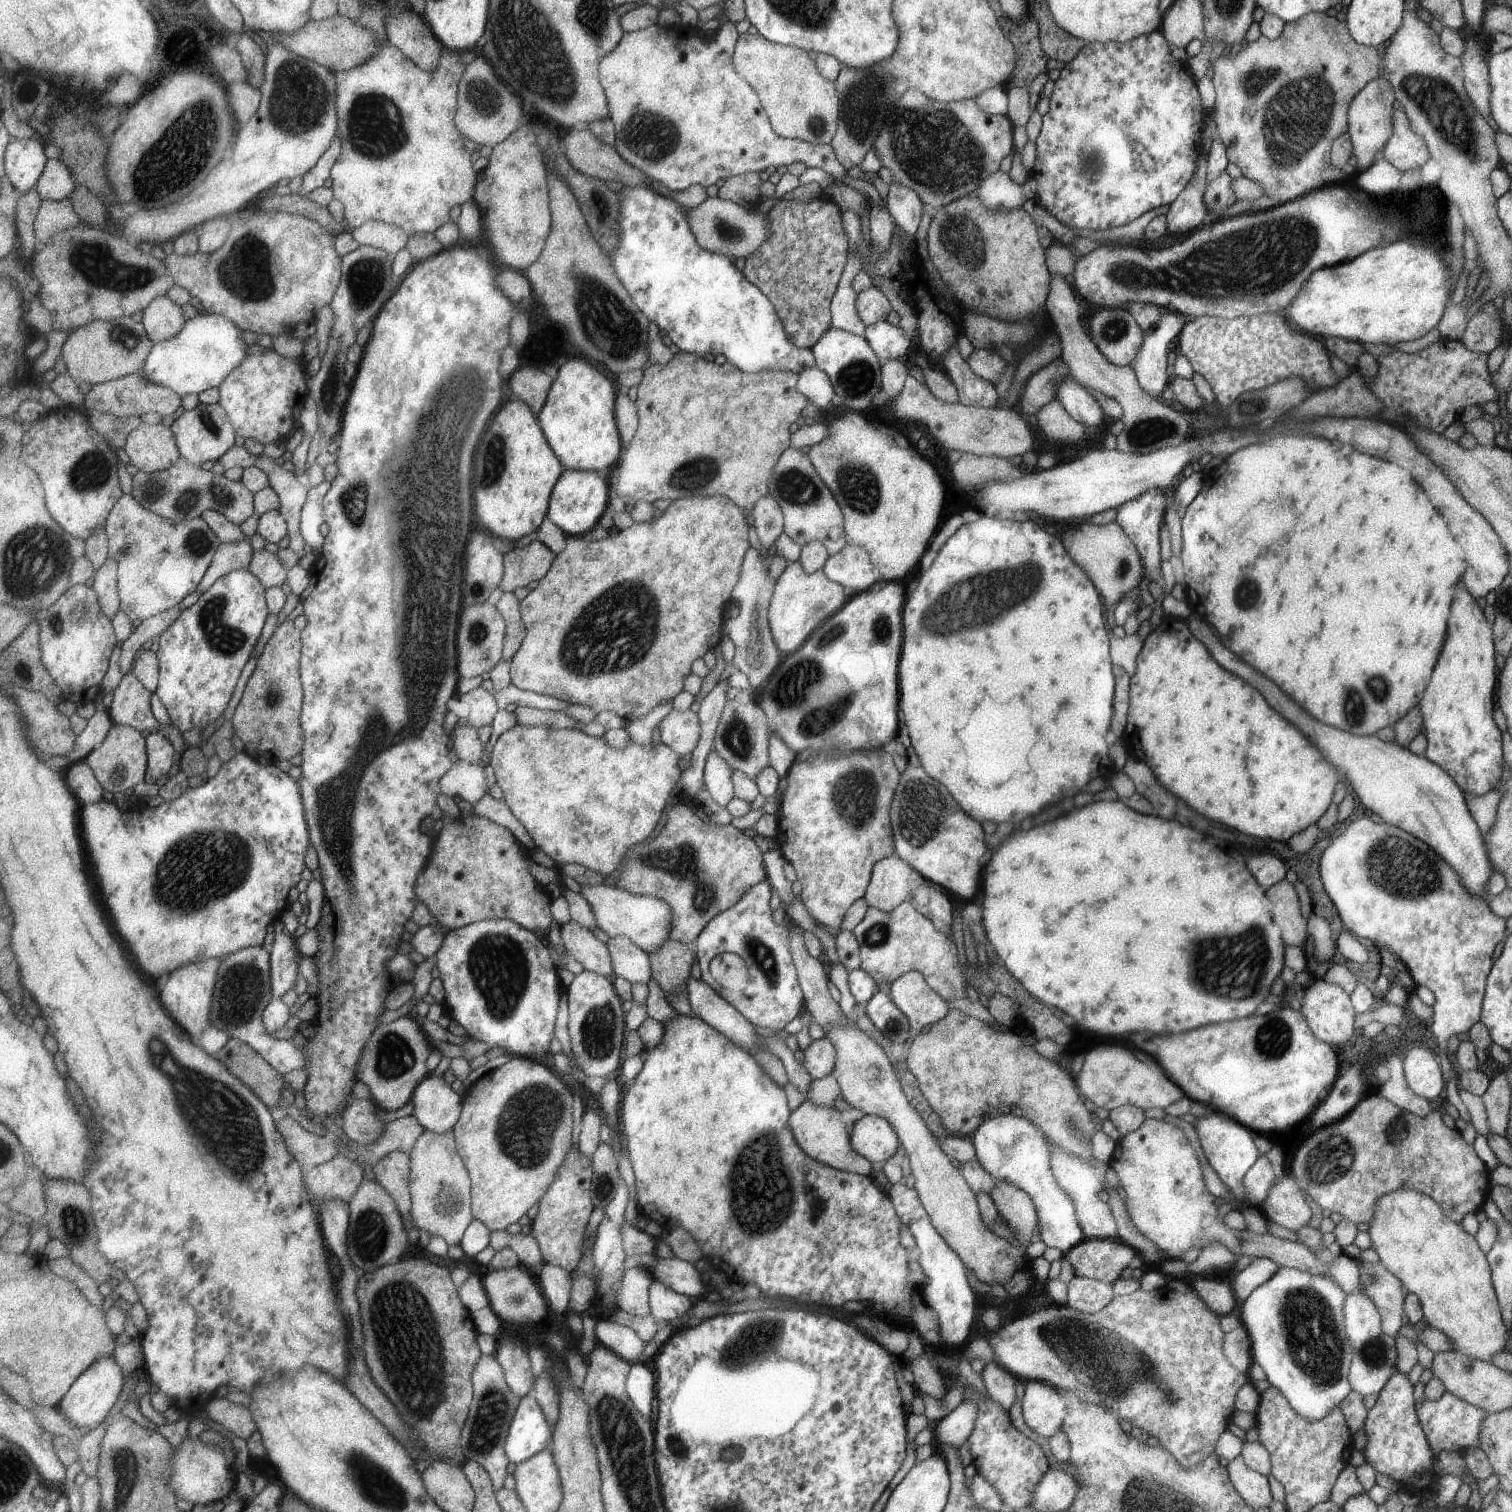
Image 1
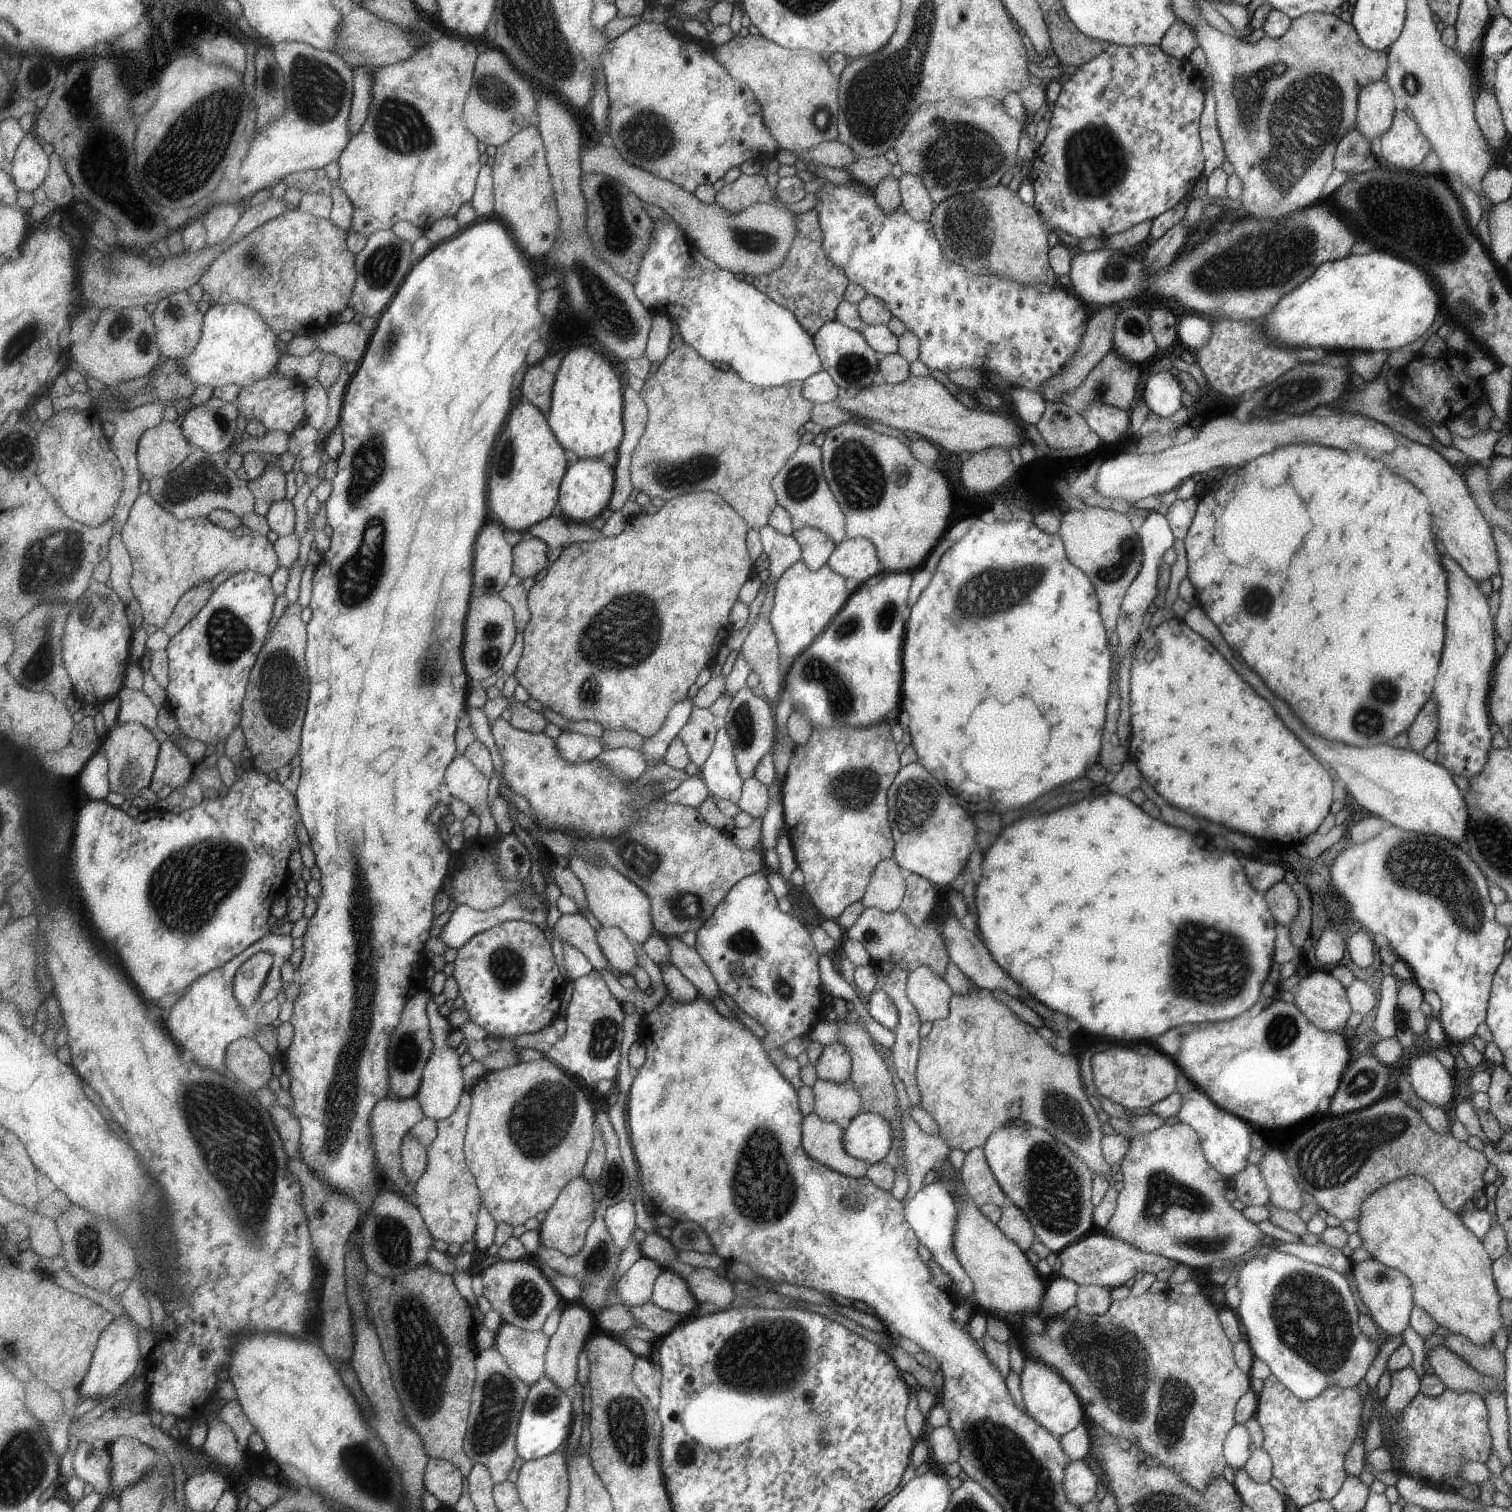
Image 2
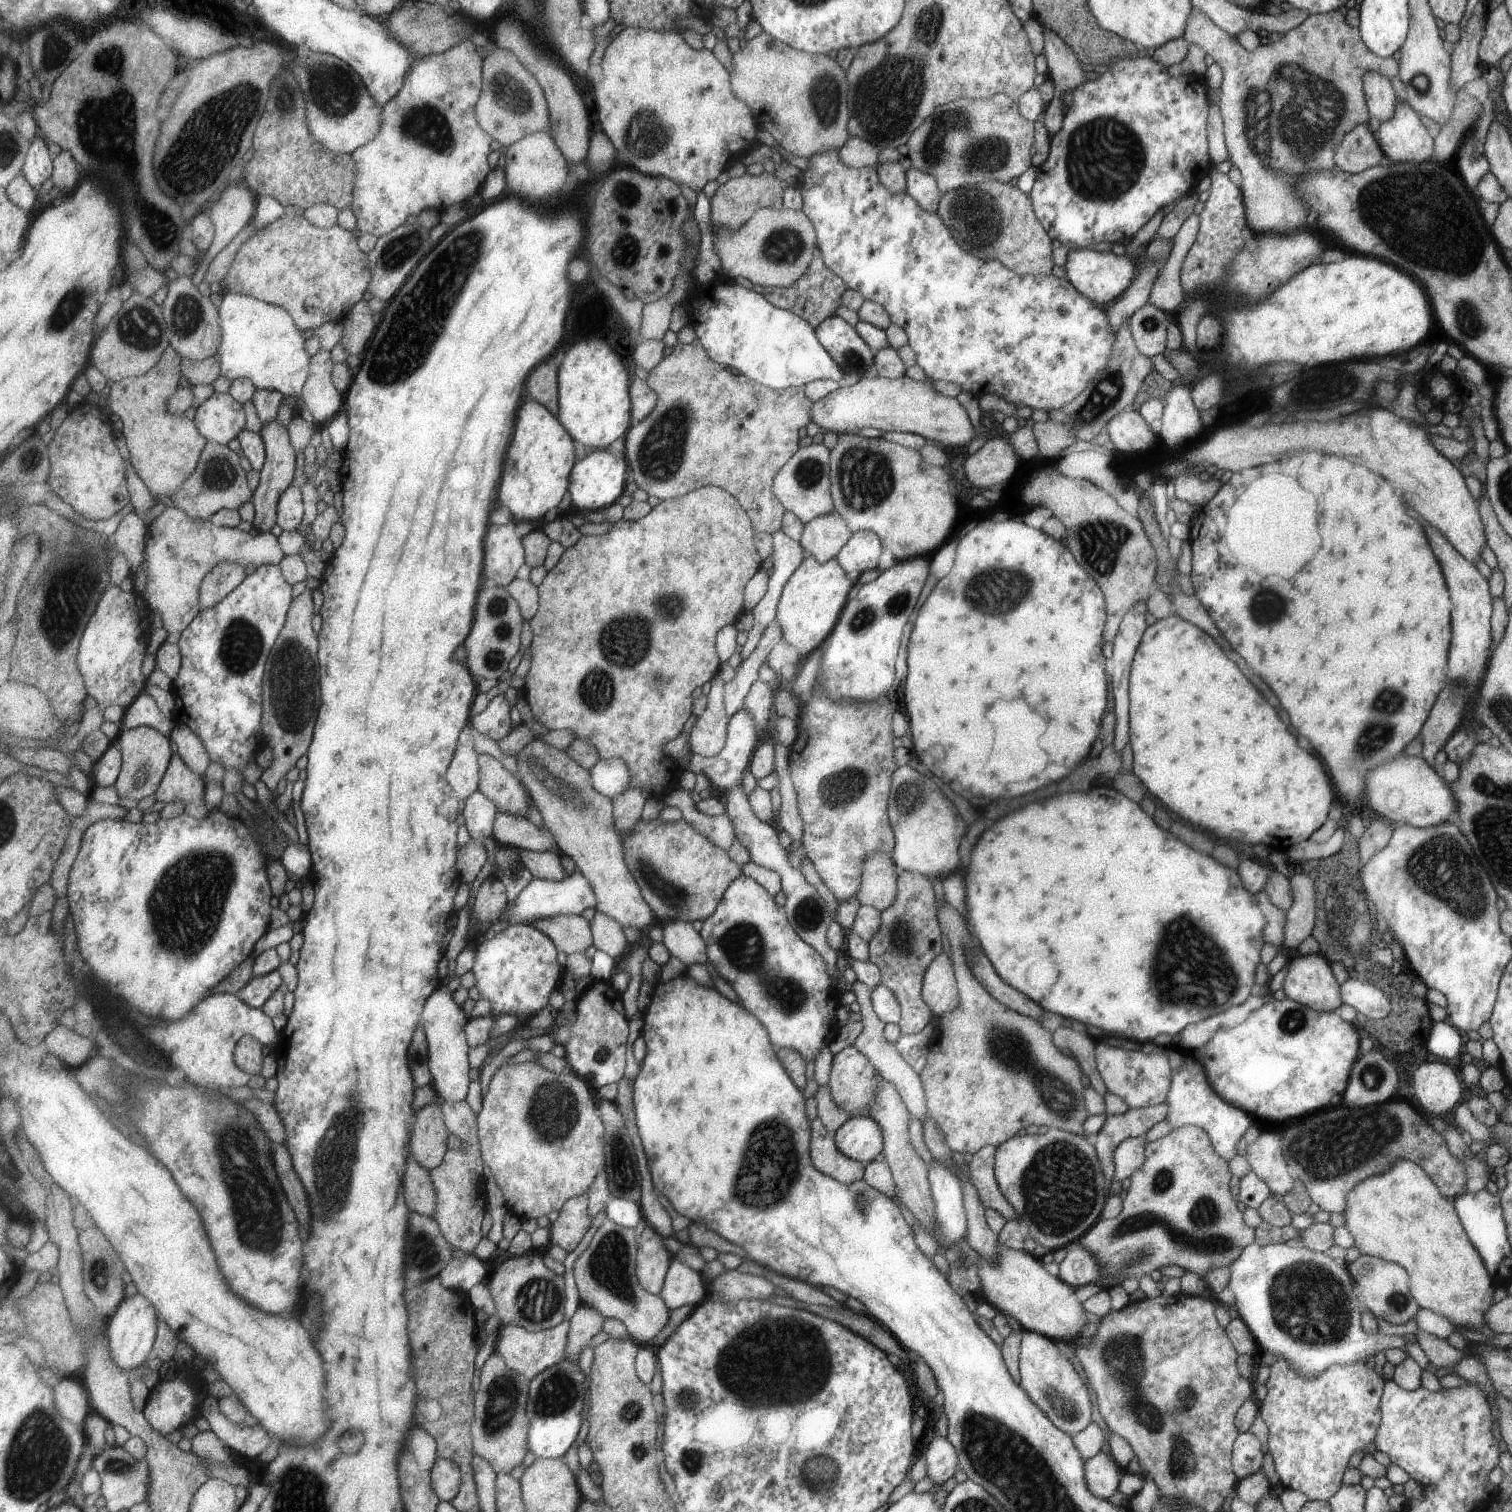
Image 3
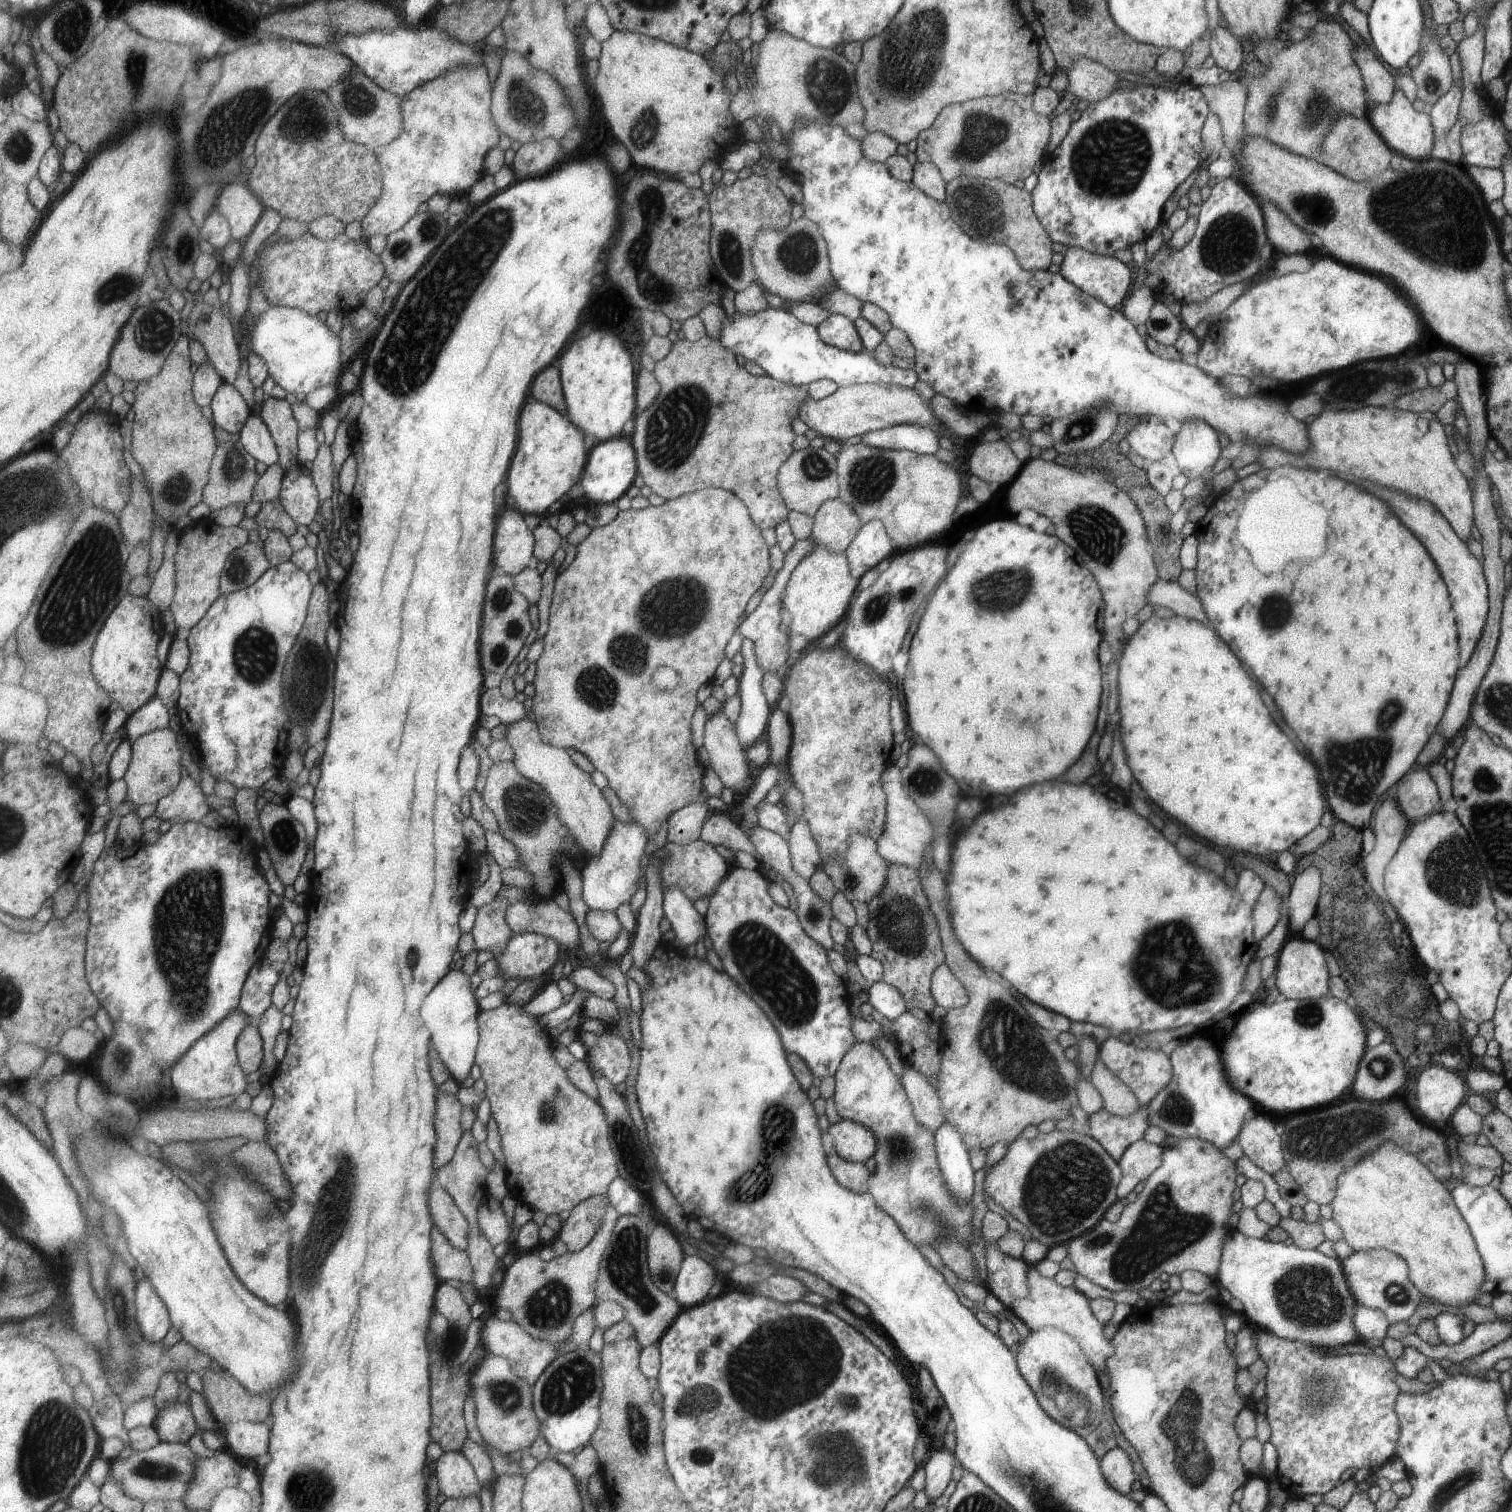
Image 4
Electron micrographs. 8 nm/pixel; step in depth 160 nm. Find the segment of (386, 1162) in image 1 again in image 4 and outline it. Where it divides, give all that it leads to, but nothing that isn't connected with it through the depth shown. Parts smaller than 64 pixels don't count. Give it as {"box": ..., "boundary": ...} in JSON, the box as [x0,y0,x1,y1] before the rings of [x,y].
{"box":[434,1093,464,1169],"boundary":[[[439,1093],[436,1106],[437,1142],[434,1153],[434,1167],[443,1169],[456,1156],[457,1147],[464,1136],[462,1113],[464,1106],[455,1094]]]}

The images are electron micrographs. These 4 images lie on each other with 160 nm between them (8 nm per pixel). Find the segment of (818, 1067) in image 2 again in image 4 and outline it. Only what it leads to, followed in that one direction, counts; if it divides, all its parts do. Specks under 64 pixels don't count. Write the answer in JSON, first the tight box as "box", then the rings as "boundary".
{"box":[832,1042,971,1249],"boundary":[[[857,1042],[853,1045],[833,1073],[835,1082],[832,1095],[835,1108],[841,1119],[849,1119],[868,1128],[876,1137],[876,1152],[873,1153],[875,1170],[867,1178],[867,1192],[873,1195],[876,1205],[888,1214],[913,1246],[935,1245],[940,1239],[955,1239],[968,1249],[971,1244],[971,1204],[958,1203],[948,1193],[946,1182],[940,1173],[936,1158],[935,1134],[921,1126],[913,1116],[912,1108],[902,1089],[899,1077],[889,1066],[888,1059],[871,1042]]]}

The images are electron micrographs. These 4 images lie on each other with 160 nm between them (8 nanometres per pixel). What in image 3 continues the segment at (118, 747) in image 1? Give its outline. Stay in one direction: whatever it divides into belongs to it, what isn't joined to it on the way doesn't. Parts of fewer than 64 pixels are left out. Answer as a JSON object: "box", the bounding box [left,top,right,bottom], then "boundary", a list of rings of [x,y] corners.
{"box":[114,726,172,800],"boundary":[[[139,726],[128,731],[121,730],[114,740],[122,746],[122,771],[115,786],[121,798],[141,800],[155,794],[164,780],[172,761],[171,742],[169,737],[161,734],[156,728]]]}

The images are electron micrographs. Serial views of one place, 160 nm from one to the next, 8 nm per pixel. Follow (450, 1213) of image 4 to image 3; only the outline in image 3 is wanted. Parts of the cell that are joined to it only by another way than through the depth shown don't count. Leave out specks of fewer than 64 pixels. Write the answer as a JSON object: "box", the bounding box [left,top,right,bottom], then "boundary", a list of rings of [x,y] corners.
{"box":[404,1155,437,1218],"boundary":[[[410,1155],[408,1172],[404,1179],[406,1204],[411,1211],[433,1218],[437,1208],[436,1188],[431,1179],[430,1171]]]}

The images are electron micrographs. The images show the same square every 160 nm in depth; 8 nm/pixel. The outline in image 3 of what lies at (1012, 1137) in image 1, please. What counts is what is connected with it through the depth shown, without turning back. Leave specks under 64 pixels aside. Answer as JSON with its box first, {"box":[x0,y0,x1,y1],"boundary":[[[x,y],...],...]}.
{"box":[994,1129,1107,1252],"boundary":[[[1061,1129],[1008,1138],[995,1151],[994,1177],[1033,1241],[1054,1252],[1078,1239],[1100,1220],[1107,1195],[1105,1174],[1090,1138]]]}

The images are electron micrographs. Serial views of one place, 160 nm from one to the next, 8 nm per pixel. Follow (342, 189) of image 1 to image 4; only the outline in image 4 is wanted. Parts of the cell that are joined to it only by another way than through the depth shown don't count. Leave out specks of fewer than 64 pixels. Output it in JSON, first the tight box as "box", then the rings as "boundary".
{"box":[361,65,501,239],"boundary":[[[467,65],[448,71],[443,77],[426,82],[403,96],[404,132],[395,142],[375,150],[384,174],[384,193],[373,205],[372,212],[361,221],[366,239],[377,233],[389,236],[403,228],[419,213],[419,206],[433,194],[443,193],[451,199],[458,199],[469,194],[471,187],[484,177],[485,157],[501,138],[492,113],[493,91],[487,68],[484,65]]]}

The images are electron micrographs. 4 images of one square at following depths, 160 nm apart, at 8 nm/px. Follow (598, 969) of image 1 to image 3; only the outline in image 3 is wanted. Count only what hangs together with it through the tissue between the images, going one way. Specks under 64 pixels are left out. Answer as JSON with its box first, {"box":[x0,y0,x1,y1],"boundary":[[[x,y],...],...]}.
{"box":[529,914,594,955],"boundary":[[[562,914],[553,918],[539,919],[529,925],[549,935],[559,950],[566,955],[573,952],[585,952],[594,946],[592,921],[585,920],[580,915]]]}

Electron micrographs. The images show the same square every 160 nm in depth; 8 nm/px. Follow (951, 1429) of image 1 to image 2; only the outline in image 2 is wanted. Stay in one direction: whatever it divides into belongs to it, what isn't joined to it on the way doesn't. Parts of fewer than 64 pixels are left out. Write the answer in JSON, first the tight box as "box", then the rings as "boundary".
{"box":[926,1424,959,1469],"boundary":[[[947,1424],[933,1429],[926,1442],[930,1453],[929,1465],[941,1469],[958,1460],[959,1442]]]}

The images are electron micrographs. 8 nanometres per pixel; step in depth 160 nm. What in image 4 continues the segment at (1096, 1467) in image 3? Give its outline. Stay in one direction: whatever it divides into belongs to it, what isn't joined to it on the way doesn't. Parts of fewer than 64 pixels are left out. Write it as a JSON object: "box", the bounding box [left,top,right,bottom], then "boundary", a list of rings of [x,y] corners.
{"box":[1100,1446,1138,1494],"boundary":[[[1115,1446],[1108,1450],[1100,1459],[1100,1470],[1109,1486],[1127,1494],[1131,1490],[1131,1484],[1138,1479],[1133,1472],[1133,1465],[1127,1454],[1121,1448]]]}

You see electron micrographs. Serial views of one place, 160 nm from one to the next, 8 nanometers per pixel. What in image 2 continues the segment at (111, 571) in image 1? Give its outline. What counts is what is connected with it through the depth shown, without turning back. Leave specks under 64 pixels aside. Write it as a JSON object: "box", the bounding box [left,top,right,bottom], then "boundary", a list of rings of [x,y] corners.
{"box":[108,533,136,604],"boundary":[[[115,533],[111,537],[108,559],[112,562],[112,575],[109,584],[128,604],[133,598],[136,598],[135,591],[131,586],[134,562],[121,533]]]}

